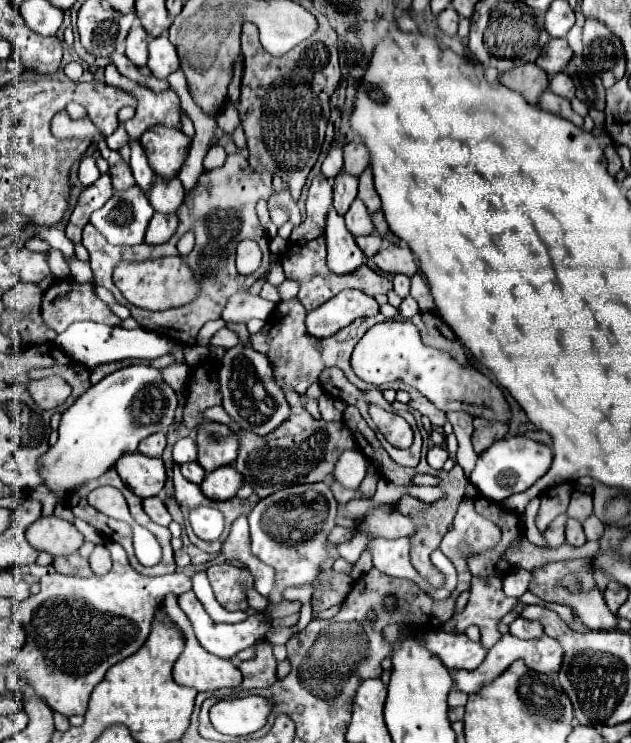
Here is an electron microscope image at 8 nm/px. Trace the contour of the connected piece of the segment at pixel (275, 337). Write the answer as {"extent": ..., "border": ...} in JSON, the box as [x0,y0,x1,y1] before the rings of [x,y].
{"extent":[251,298,385,394],"border":[[[291,298],[291,300],[283,300],[275,306],[275,310],[271,312],[271,316],[267,318],[265,326],[261,332],[253,334],[251,336],[251,346],[255,350],[261,350],[269,356],[271,364],[275,366],[275,376],[277,380],[287,386],[287,388],[295,388],[295,392],[303,394],[313,382],[319,380],[319,374],[325,370],[325,368],[331,368],[331,366],[337,366],[345,372],[345,376],[355,382],[355,386],[359,386],[361,390],[367,390],[367,388],[373,388],[371,384],[365,384],[363,380],[359,380],[353,370],[351,370],[351,364],[347,358],[351,358],[351,352],[355,348],[355,344],[359,342],[359,338],[375,324],[375,322],[383,322],[385,316],[383,314],[377,314],[377,316],[371,316],[371,318],[357,318],[355,322],[351,322],[349,326],[345,326],[343,330],[339,330],[337,334],[329,336],[329,338],[315,338],[311,334],[307,334],[305,330],[305,308],[303,304],[297,300],[297,298]]]}

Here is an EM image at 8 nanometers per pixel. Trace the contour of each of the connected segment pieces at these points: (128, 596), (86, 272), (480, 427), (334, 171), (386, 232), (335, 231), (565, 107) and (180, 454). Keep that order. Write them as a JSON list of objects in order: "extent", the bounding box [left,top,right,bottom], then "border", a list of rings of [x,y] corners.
[{"extent":[13,542,191,716],"border":[[[107,542],[107,550],[113,558],[113,568],[105,576],[91,576],[91,578],[77,578],[77,576],[63,576],[63,574],[47,574],[41,578],[41,592],[31,596],[25,602],[15,602],[13,616],[21,618],[21,624],[27,634],[27,644],[21,648],[17,656],[19,672],[27,678],[35,692],[55,710],[65,716],[85,716],[89,696],[95,684],[99,684],[105,672],[121,662],[123,658],[137,652],[151,628],[153,616],[157,608],[163,604],[163,598],[169,593],[177,596],[191,590],[191,578],[183,572],[173,572],[167,576],[141,576],[137,574],[127,560],[127,554],[121,544]]]},{"extent":[69,256,93,282],"border":[[[71,256],[71,258],[69,258],[69,268],[71,268],[71,278],[73,278],[75,282],[93,282],[89,264],[83,262],[83,260],[79,260],[77,256]]]},{"extent":[473,420,509,454],"border":[[[473,420],[473,426],[475,426],[475,432],[473,432],[473,448],[475,448],[477,454],[481,454],[493,442],[505,438],[507,432],[509,432],[509,426],[507,424],[489,422],[489,420]]]},{"extent":[321,148,343,178],"border":[[[331,148],[329,154],[327,154],[327,158],[323,160],[321,172],[327,178],[335,178],[341,170],[343,170],[343,150],[341,148]]]},{"extent":[371,210,391,238],"border":[[[379,210],[379,212],[371,214],[371,218],[373,218],[375,230],[381,234],[381,238],[391,238],[391,230],[389,230],[389,226],[387,226],[387,222],[385,222],[385,216],[383,216],[383,212]]]},{"extent":[325,210,363,274],"border":[[[335,210],[327,214],[325,224],[327,240],[327,266],[335,274],[349,274],[363,264],[363,252],[355,244],[353,234],[345,228],[343,218]]]},{"extent":[537,90,583,126],"border":[[[545,90],[537,102],[543,110],[551,112],[551,114],[557,114],[557,116],[563,116],[565,120],[571,120],[575,126],[583,126],[583,118],[579,114],[573,112],[571,104],[567,98],[561,98],[561,96],[555,96],[551,90]]]},{"extent":[173,436,197,464],"border":[[[193,436],[177,440],[175,446],[173,446],[173,462],[175,464],[185,464],[185,462],[191,462],[191,460],[197,460]]]}]

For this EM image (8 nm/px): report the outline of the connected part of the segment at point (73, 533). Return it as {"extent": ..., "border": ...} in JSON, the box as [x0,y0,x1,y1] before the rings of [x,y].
{"extent":[27,516,83,556],"border":[[[41,516],[27,530],[27,540],[35,550],[49,552],[51,556],[67,556],[77,552],[83,544],[83,534],[59,516]]]}

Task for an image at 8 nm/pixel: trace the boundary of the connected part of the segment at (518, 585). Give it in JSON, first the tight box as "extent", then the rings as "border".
{"extent":[503,570,529,598],"border":[[[517,570],[517,572],[511,572],[503,578],[503,592],[505,596],[513,596],[513,598],[519,598],[527,592],[527,586],[529,586],[529,572],[527,570]]]}

